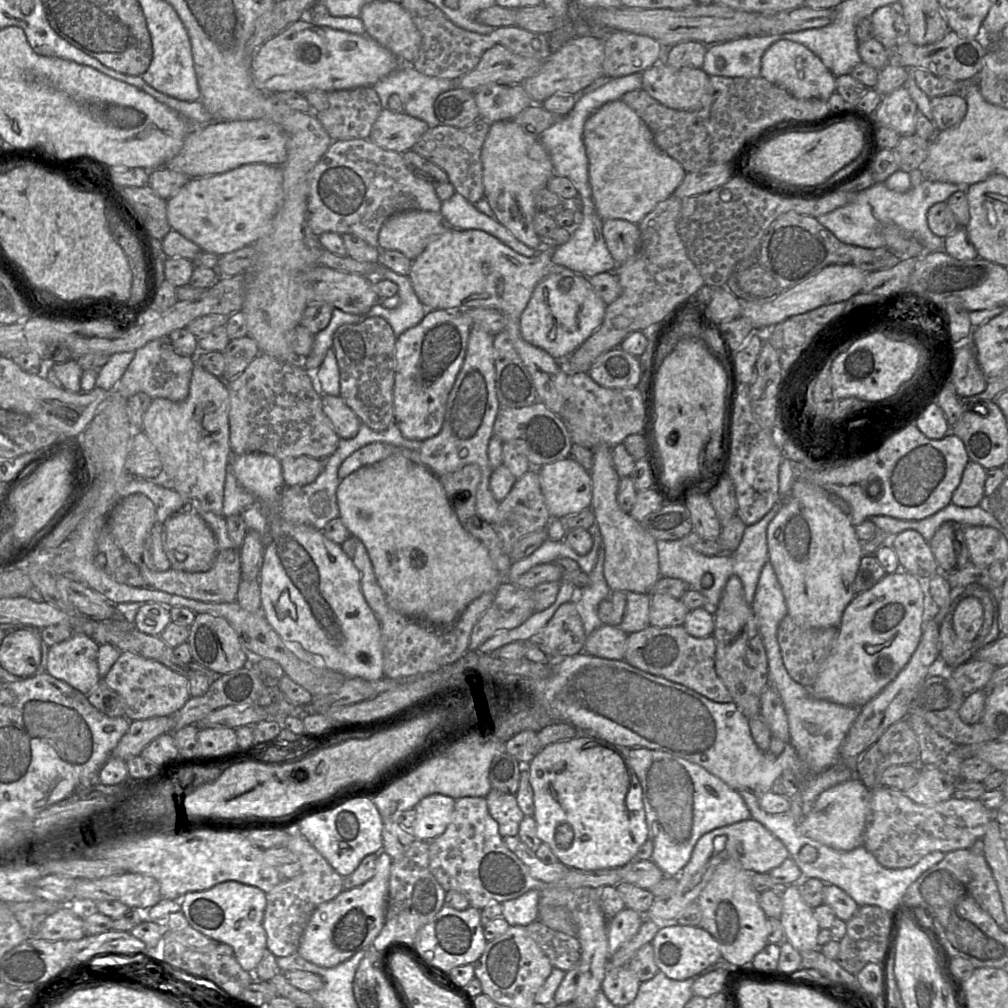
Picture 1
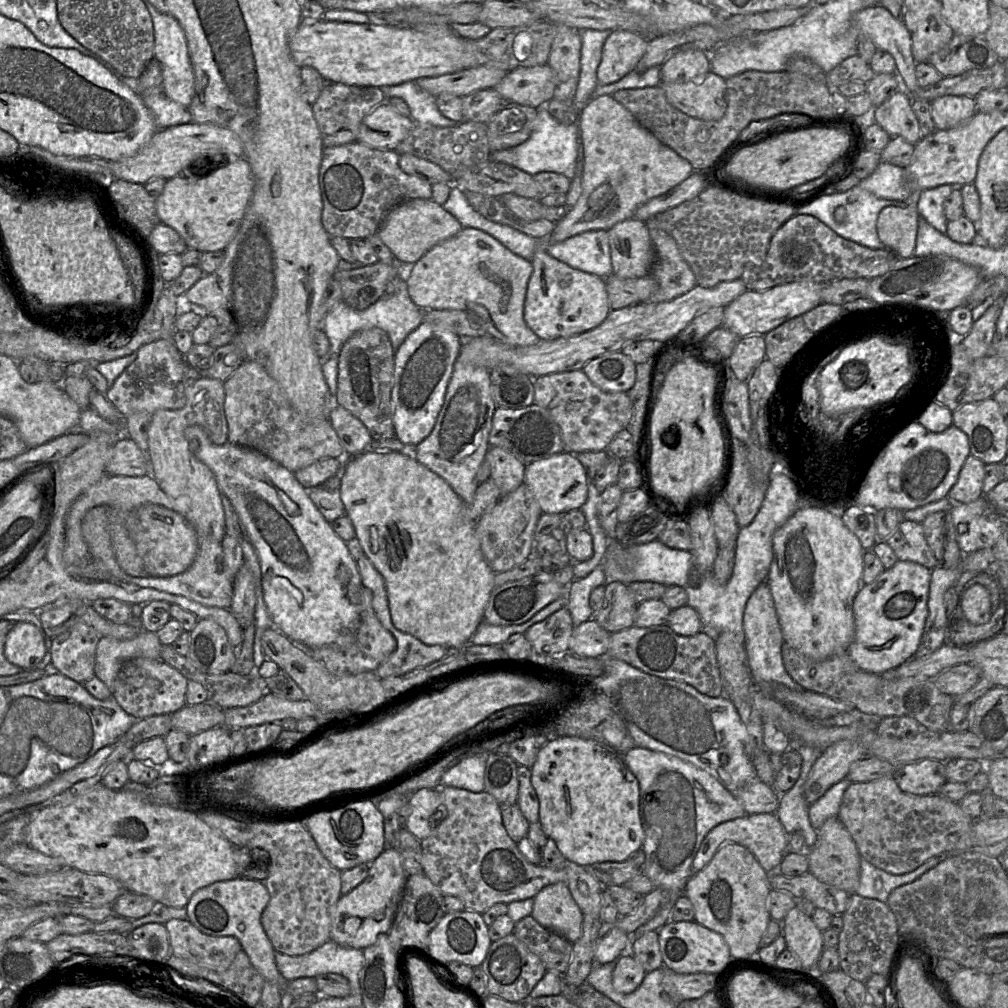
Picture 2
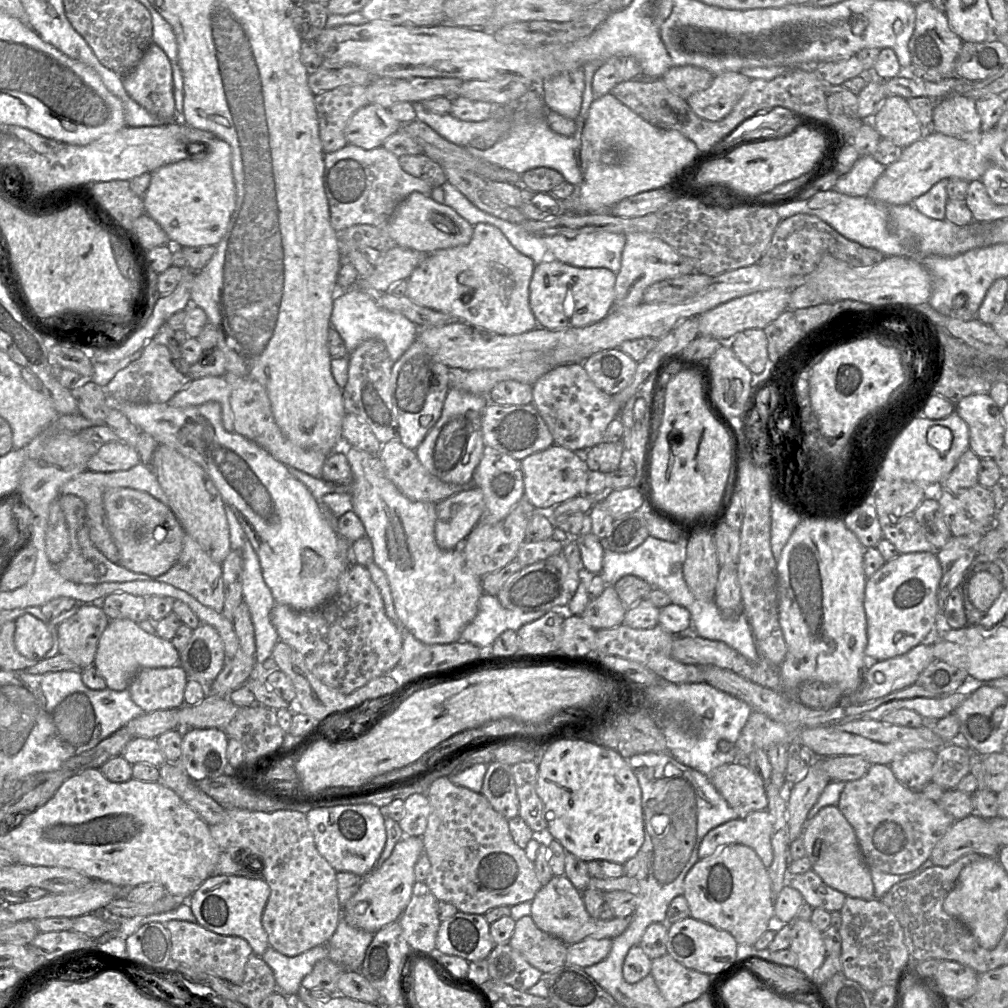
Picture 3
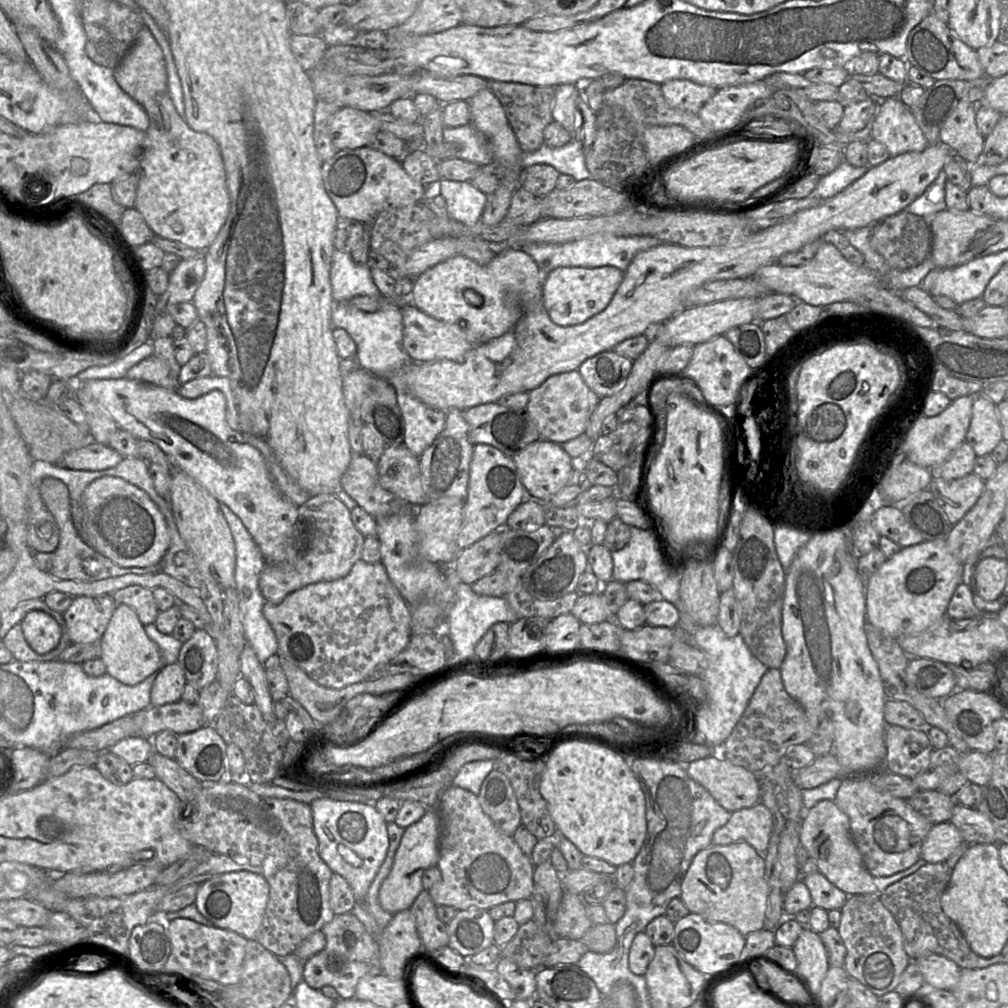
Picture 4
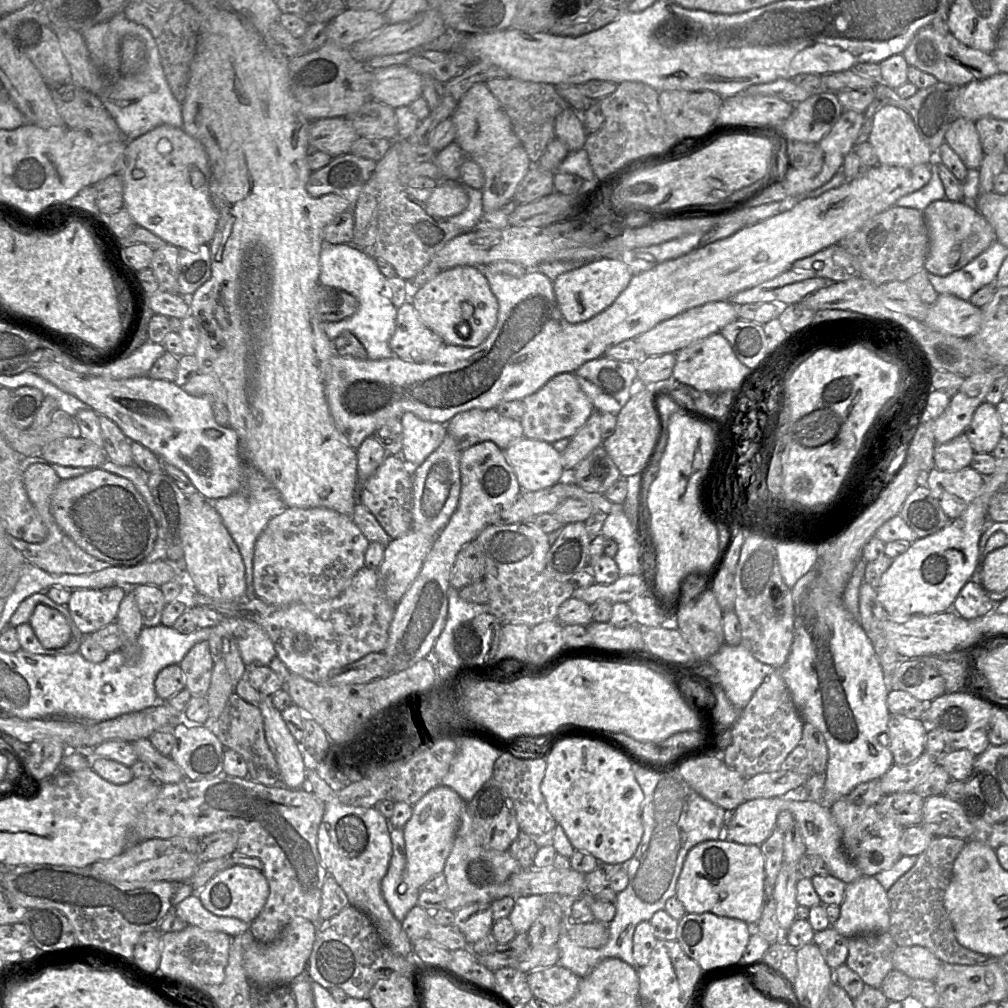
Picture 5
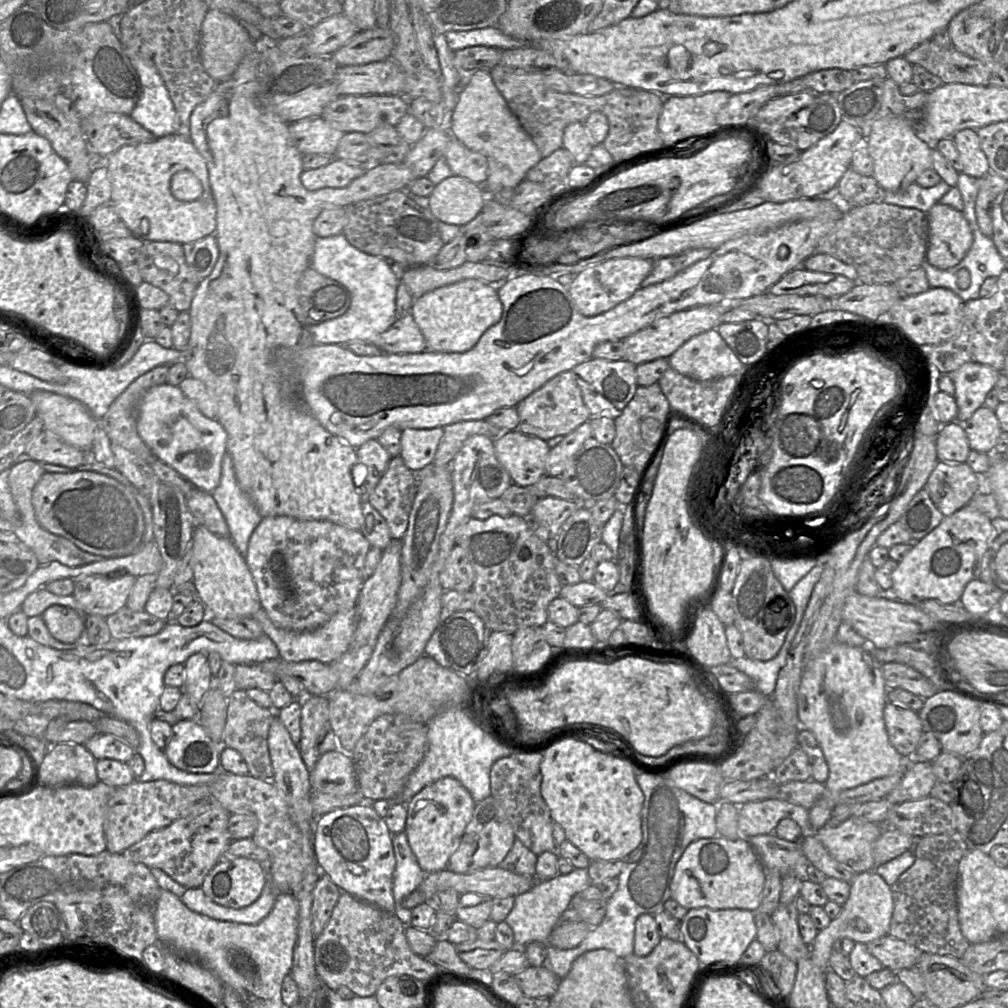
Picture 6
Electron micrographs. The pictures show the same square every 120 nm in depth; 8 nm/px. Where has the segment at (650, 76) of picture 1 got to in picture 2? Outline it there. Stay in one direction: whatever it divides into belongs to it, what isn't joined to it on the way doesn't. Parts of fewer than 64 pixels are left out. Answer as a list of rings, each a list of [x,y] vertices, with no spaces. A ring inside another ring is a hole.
[[[709,71],[700,79],[660,84],[667,101],[681,112],[702,120],[719,120],[727,109],[726,79]]]

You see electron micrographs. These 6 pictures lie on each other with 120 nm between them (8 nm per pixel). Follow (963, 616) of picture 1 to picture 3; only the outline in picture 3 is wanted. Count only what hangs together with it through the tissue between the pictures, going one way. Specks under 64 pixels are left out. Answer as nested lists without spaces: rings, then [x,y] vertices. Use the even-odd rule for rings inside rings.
[[[987,571],[973,573],[969,580],[968,598],[973,606],[987,612],[1002,590],[1002,583]]]

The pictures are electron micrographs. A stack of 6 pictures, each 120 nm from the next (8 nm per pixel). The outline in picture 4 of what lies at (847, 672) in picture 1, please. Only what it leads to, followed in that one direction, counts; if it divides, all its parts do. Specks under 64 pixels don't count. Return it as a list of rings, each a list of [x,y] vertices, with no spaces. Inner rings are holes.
[[[945,539],[925,540],[902,548],[887,558],[866,583],[866,621],[892,638],[919,634],[945,614],[956,587],[962,583],[962,574],[963,564],[948,550]]]

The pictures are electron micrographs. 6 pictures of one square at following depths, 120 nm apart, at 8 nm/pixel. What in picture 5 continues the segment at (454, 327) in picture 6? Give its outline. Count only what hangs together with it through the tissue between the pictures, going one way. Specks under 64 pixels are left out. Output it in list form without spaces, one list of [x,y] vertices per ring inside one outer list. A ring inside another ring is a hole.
[[[475,266],[442,270],[420,288],[411,291],[410,301],[425,325],[448,345],[478,346],[489,336],[498,320],[498,300],[481,268]]]

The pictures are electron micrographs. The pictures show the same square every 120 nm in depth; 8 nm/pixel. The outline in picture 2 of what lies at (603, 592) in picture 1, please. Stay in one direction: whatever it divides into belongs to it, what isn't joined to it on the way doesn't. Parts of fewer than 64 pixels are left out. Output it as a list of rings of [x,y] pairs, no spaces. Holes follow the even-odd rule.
[[[602,562],[587,576],[575,579],[568,586],[567,608],[575,626],[594,617],[590,594],[596,587],[605,585],[606,582],[607,577]]]

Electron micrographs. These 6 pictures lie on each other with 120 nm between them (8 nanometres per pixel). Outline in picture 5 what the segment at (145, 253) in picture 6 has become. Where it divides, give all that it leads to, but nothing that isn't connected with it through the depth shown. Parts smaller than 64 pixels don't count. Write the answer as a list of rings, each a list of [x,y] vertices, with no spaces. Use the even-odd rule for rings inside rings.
[[[165,245],[154,250],[149,268],[152,270],[161,290],[178,294],[179,248]]]

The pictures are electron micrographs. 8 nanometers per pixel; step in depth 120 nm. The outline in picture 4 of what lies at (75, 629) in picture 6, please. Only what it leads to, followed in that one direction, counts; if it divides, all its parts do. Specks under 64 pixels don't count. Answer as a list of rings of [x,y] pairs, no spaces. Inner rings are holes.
[[[40,610],[29,611],[20,625],[25,640],[37,654],[47,654],[59,645],[62,630],[49,614]]]

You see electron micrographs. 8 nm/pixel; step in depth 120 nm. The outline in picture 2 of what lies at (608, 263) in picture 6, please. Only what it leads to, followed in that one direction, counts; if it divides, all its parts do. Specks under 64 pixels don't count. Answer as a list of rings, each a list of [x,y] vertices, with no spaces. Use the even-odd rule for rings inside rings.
[[[540,241],[532,259],[533,273],[528,282],[524,304],[524,320],[527,326],[542,341],[573,337],[601,325],[610,314],[610,305],[605,279],[593,274],[576,270],[556,260],[546,252],[545,241]]]

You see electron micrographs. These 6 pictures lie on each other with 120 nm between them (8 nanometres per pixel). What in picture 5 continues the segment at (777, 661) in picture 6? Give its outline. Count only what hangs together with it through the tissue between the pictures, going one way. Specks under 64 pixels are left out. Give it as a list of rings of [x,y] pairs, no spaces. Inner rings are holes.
[[[724,644],[707,660],[718,671],[720,684],[729,701],[744,709],[765,678],[775,671],[761,663],[742,645]]]

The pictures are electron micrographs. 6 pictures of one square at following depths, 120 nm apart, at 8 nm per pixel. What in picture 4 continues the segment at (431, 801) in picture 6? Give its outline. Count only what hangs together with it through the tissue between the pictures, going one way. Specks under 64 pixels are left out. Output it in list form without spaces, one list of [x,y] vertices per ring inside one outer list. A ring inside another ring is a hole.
[[[428,808],[419,821],[404,830],[391,872],[379,889],[378,900],[383,910],[393,915],[408,910],[424,890],[422,886],[423,873],[425,870],[437,866],[439,861],[440,831],[441,820],[436,808]]]

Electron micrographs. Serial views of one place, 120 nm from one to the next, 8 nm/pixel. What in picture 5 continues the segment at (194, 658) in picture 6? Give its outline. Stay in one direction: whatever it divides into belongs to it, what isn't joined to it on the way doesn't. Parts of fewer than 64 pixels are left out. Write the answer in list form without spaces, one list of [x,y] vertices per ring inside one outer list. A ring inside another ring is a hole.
[[[208,641],[195,644],[179,663],[185,677],[185,687],[192,695],[206,697],[213,664]]]

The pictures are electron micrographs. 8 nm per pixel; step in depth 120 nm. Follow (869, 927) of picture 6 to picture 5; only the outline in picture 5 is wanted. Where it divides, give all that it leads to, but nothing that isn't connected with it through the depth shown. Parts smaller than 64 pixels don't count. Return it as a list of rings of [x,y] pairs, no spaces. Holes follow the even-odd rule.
[[[862,875],[847,884],[840,916],[830,926],[846,938],[888,932],[890,902],[887,891],[873,876]]]

